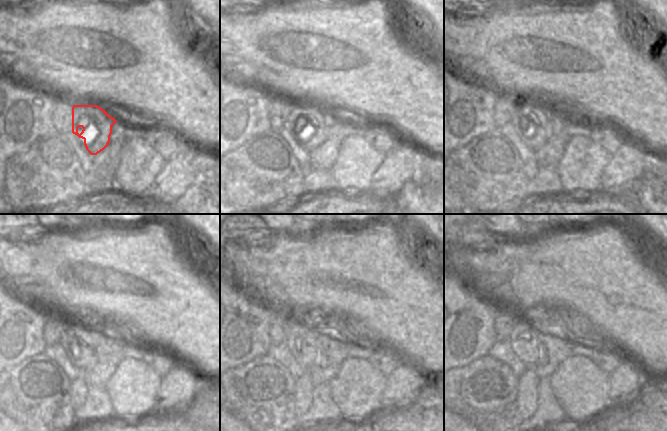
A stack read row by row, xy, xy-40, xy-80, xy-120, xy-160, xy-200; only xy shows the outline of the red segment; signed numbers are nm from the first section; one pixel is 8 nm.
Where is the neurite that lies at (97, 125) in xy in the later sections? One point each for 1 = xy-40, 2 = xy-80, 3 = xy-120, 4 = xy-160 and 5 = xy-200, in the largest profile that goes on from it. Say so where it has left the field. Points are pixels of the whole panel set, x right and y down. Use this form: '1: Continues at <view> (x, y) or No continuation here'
1: Continues at xy-40 (312, 117)
2: Continues at xy-80 (529, 120)
3: Continues at xy-120 (77, 341)
4: Continues at xy-160 (301, 339)
5: Continues at xy-200 (524, 342)

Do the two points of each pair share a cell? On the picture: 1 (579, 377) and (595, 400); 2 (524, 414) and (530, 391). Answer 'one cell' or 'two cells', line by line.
1: one cell
2: one cell

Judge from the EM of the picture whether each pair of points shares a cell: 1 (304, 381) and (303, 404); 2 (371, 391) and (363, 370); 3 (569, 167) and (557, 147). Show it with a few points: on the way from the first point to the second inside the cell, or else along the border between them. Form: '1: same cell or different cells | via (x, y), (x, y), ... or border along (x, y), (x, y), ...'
1: same cell | via (303, 387), (303, 398)
2: same cell | via (366, 386), (363, 383), (363, 375)
3: different cells | border along (570, 137), (555, 166)

